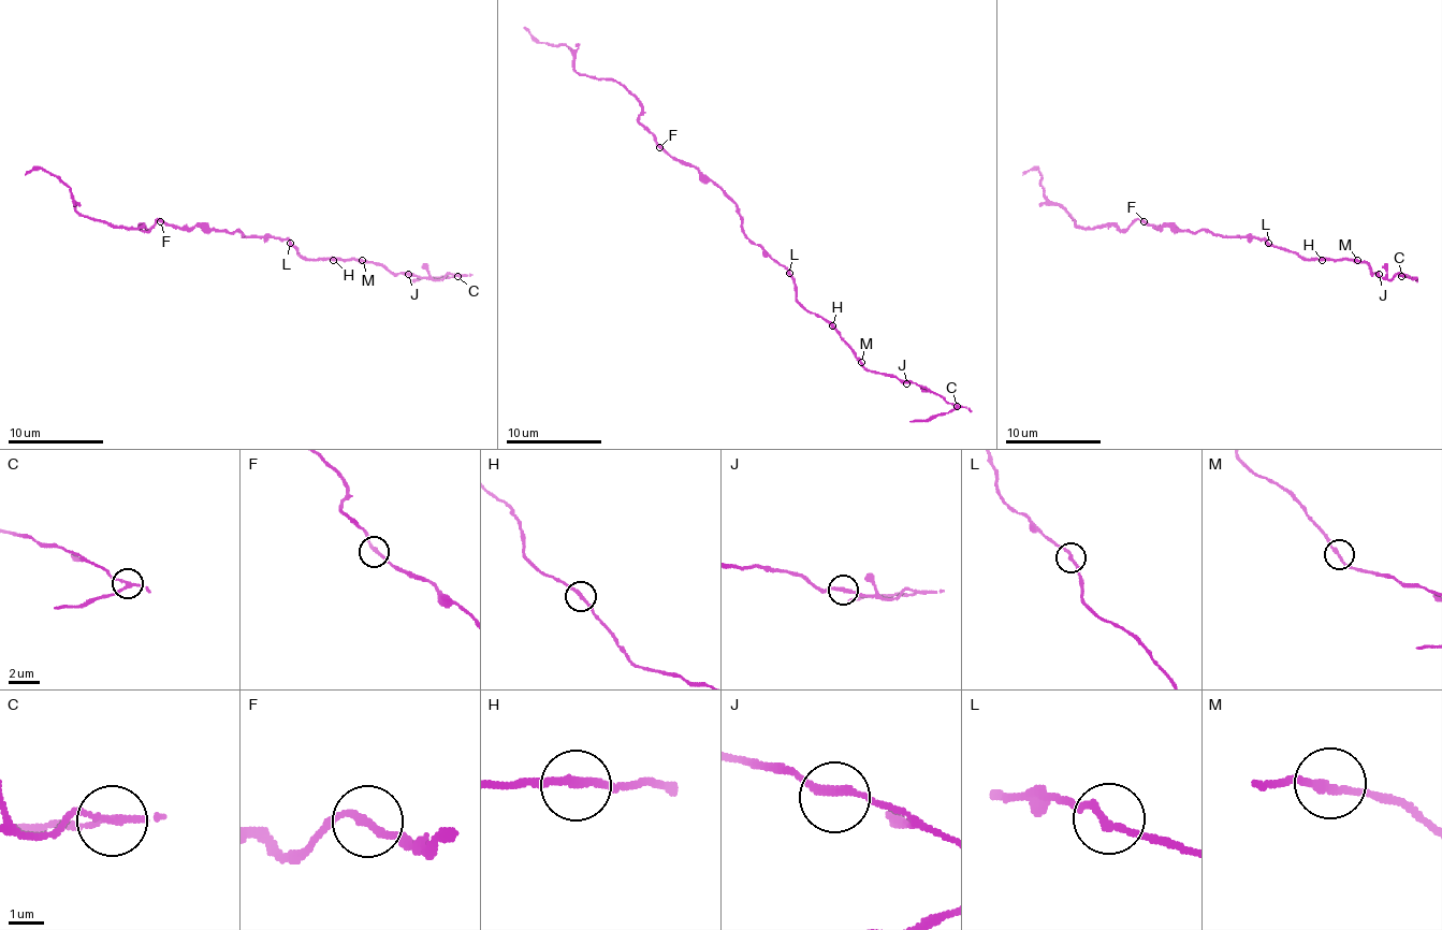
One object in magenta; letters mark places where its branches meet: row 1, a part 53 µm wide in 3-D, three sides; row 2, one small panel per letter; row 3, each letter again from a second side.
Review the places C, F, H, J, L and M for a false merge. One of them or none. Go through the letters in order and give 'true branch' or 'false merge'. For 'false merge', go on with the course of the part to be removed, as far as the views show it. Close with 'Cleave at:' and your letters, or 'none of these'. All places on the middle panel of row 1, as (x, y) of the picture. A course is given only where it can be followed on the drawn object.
C: false merge | (957, 405), (947, 412), (909, 422)
F: true branch
H: true branch
J: true branch
L: true branch
M: true branch
Cleave at: C

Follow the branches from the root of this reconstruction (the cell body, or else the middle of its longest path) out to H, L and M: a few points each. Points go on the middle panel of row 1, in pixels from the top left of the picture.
H: (741, 227), (791, 275), (796, 299), (832, 325)
L: (741, 227), (789, 273)
M: (741, 227), (791, 275), (796, 299), (809, 311), (817, 314), (861, 362)

